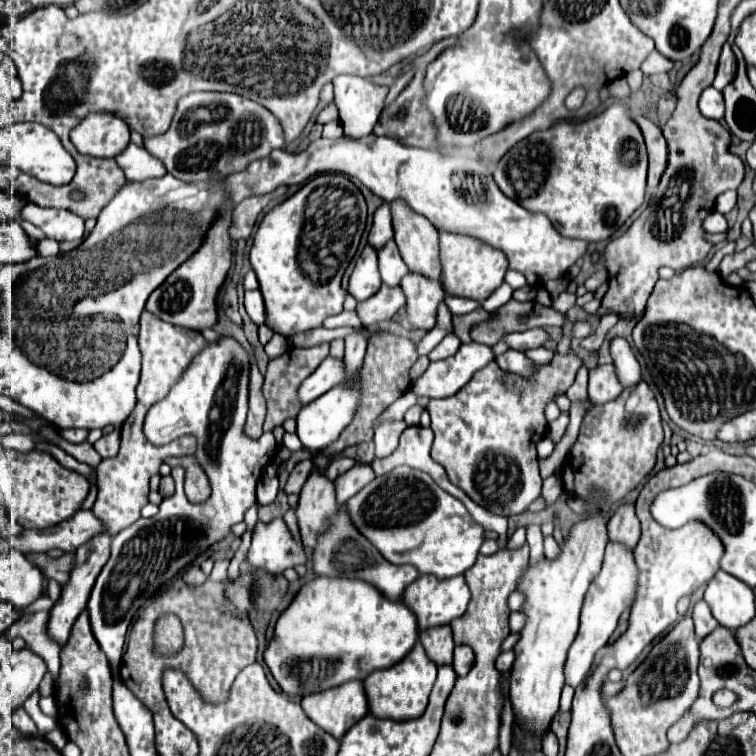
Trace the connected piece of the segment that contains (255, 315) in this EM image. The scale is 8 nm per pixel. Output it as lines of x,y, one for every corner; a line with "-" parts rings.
256,289
256,291
246,291
246,311
250,315
250,319
256,323
256,325
262,325
264,323
264,301
262,301
262,293

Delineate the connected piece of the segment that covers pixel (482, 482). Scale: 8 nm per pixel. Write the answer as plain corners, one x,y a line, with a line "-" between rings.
570,349
568,355
560,355
558,351
554,351
554,359
548,365
536,365
530,377
502,371
496,361
488,363
482,371
474,373
470,383
466,383
466,387
462,387
458,395
452,395
450,399
432,399
426,407
432,417
432,431
436,435
432,457
446,469
448,479
456,487
460,487
474,503
486,507
490,513
502,517
524,513
542,489
536,443
546,435
544,409
550,401
568,391
582,365
584,363
574,349

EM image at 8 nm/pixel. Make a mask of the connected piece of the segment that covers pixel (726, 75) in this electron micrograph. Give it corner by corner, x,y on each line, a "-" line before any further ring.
726,43
722,47
722,53
720,53
720,63
718,63
718,73
716,73
716,79
714,79
714,87
718,91
722,91
724,83
730,81
734,77
734,71
736,71
736,59
734,59
734,53
730,49
730,45

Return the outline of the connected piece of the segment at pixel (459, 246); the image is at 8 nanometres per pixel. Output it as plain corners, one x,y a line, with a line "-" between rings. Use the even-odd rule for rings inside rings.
440,233
440,261
442,261
442,289
446,295
452,297
468,297
474,301
484,301
494,289
498,289
504,281
504,273
508,269
508,261
502,251
478,243
476,239
454,235
454,233

